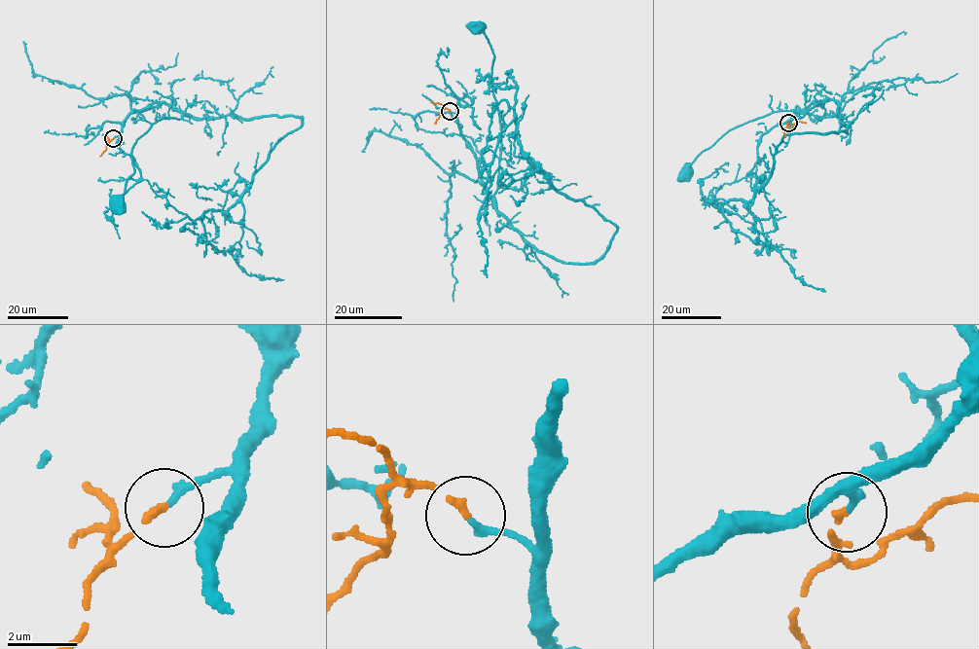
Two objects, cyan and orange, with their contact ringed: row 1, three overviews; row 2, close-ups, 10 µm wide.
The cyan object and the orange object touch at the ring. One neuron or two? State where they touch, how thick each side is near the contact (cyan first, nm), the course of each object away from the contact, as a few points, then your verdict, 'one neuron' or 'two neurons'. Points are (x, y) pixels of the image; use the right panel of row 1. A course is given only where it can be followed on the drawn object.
place (788, 123); calibres 240 and 200 nm; course cyan (788, 123), (811, 104), (837, 101), (831, 117), (779, 110), (744, 123), (702, 152), (685, 173); course orange (788, 123), (790, 126), (796, 122), (806, 124); one neuron

